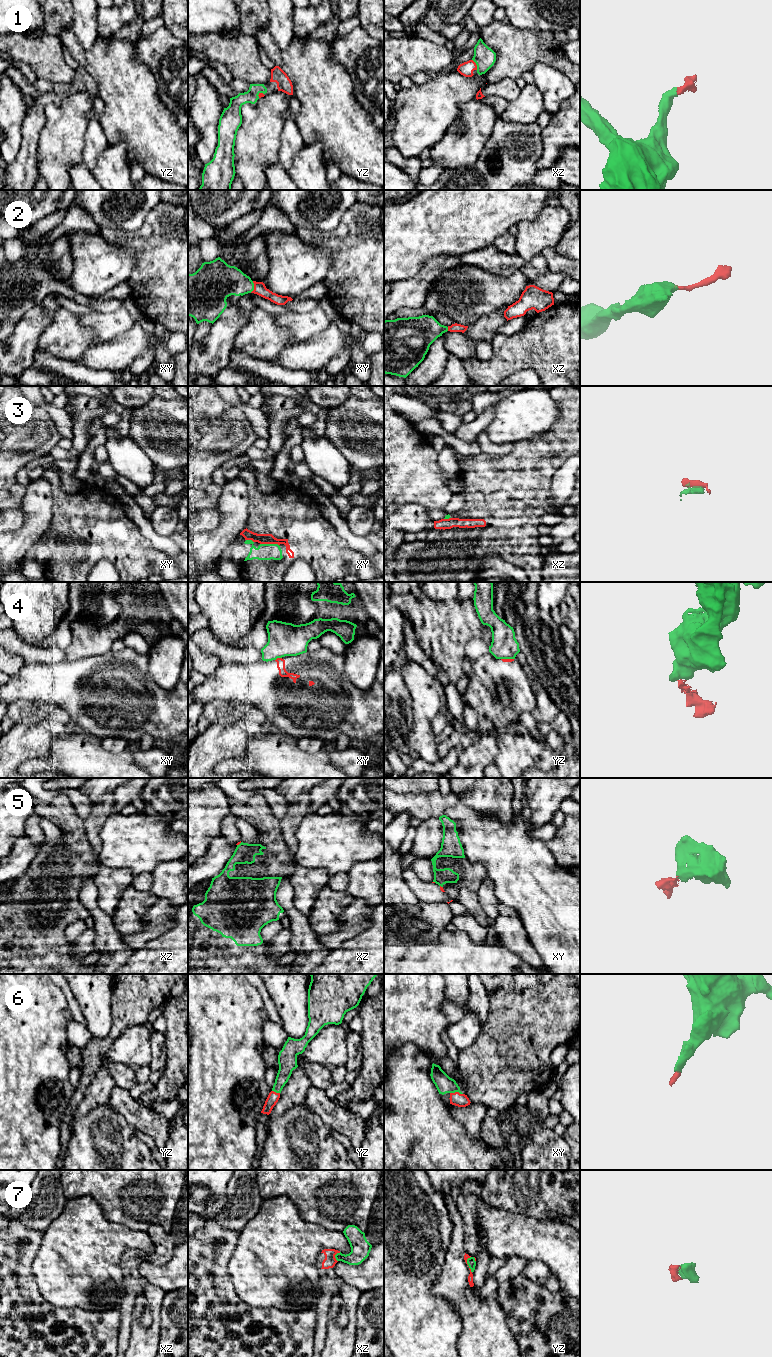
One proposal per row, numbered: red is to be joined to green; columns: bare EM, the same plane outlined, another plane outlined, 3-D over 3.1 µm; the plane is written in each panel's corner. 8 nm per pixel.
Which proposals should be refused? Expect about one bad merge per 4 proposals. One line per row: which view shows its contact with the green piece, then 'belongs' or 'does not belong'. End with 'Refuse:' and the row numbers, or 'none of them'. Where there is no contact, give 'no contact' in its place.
1: contact in xz; belongs
2: contact in xy; belongs
3: contact in xy; belongs
4: contact in xy; does not belong
5: contact in xz; does not belong
6: contact in xy; belongs
7: contact in xz; belongs
Refuse: 4, 5

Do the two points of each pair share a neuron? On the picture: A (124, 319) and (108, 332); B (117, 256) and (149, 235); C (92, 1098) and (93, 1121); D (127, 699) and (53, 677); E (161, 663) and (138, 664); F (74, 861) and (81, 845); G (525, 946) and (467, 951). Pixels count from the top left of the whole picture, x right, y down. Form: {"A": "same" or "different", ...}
{"A": "same", "B": "different", "C": "different", "D": "same", "E": "different", "F": "same", "G": "different"}

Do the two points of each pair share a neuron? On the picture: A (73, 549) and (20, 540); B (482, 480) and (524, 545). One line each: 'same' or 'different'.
A: different
B: same

